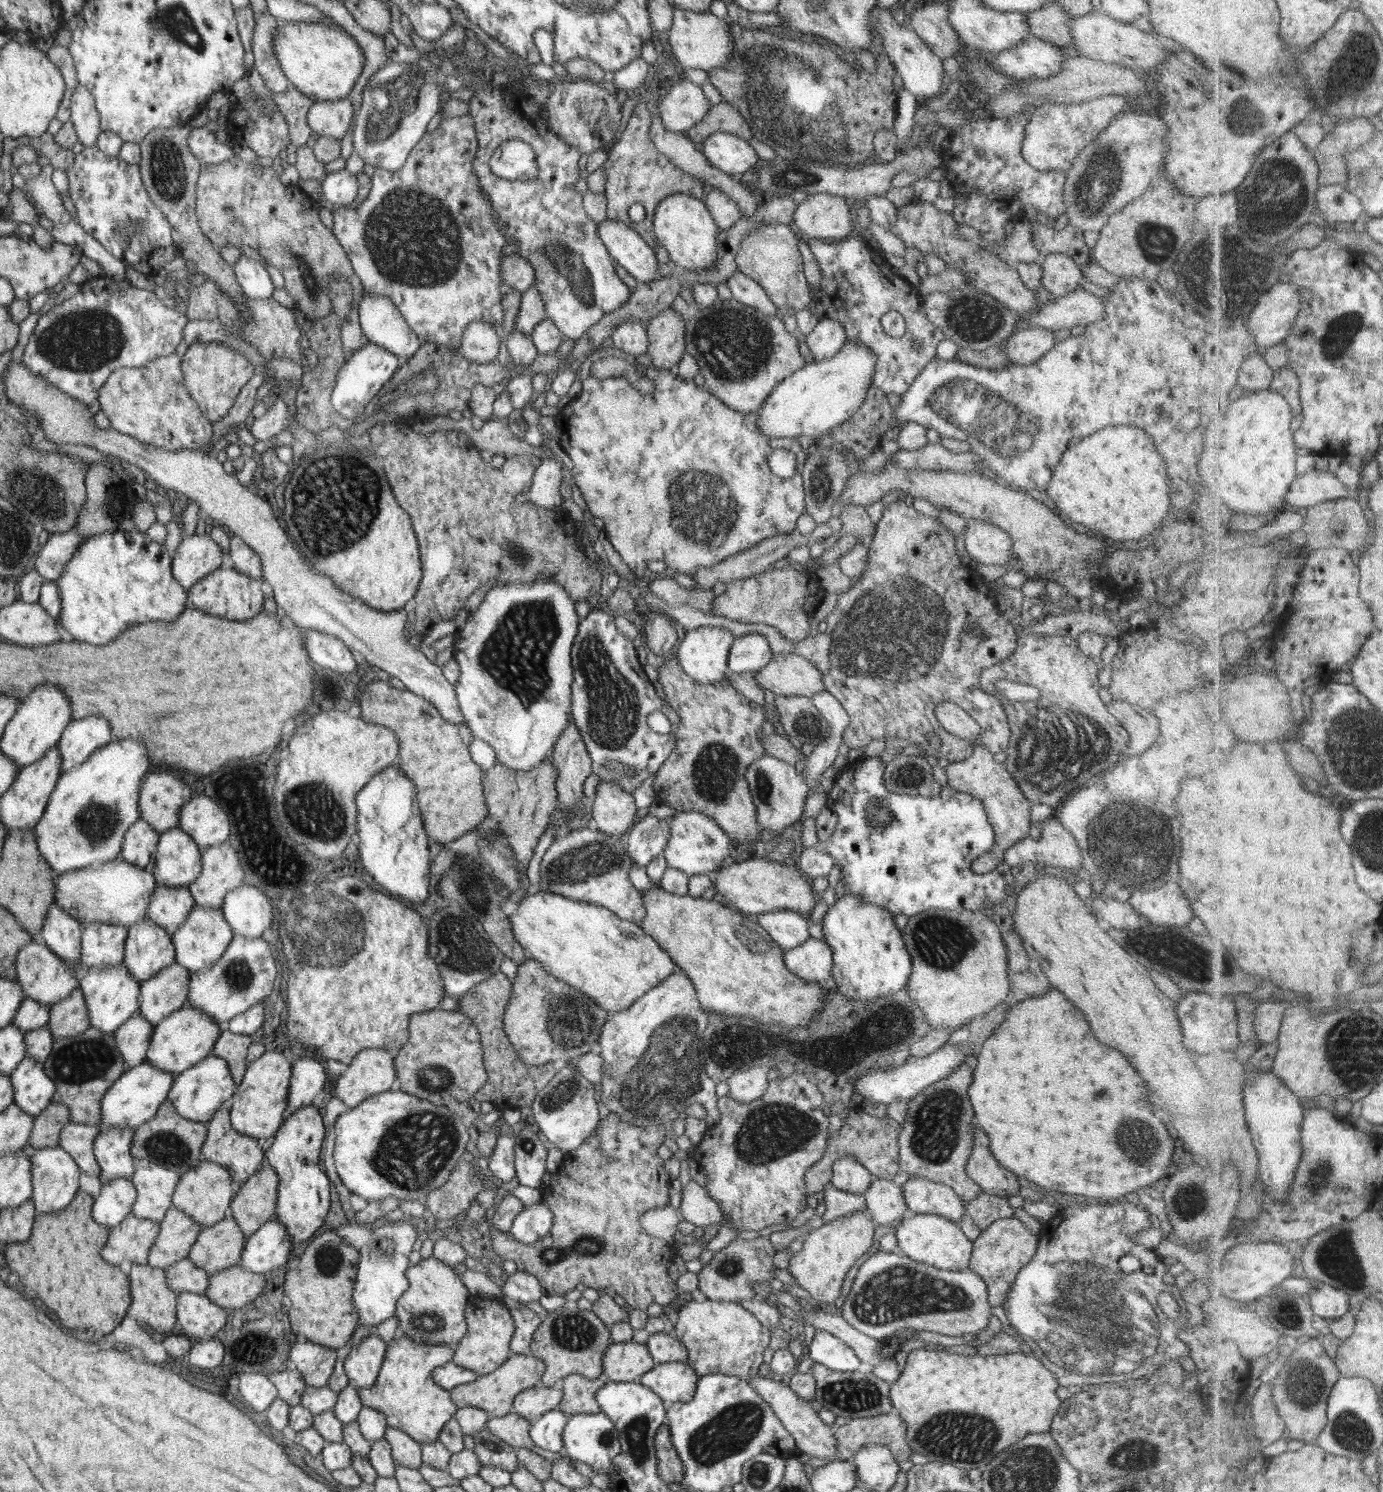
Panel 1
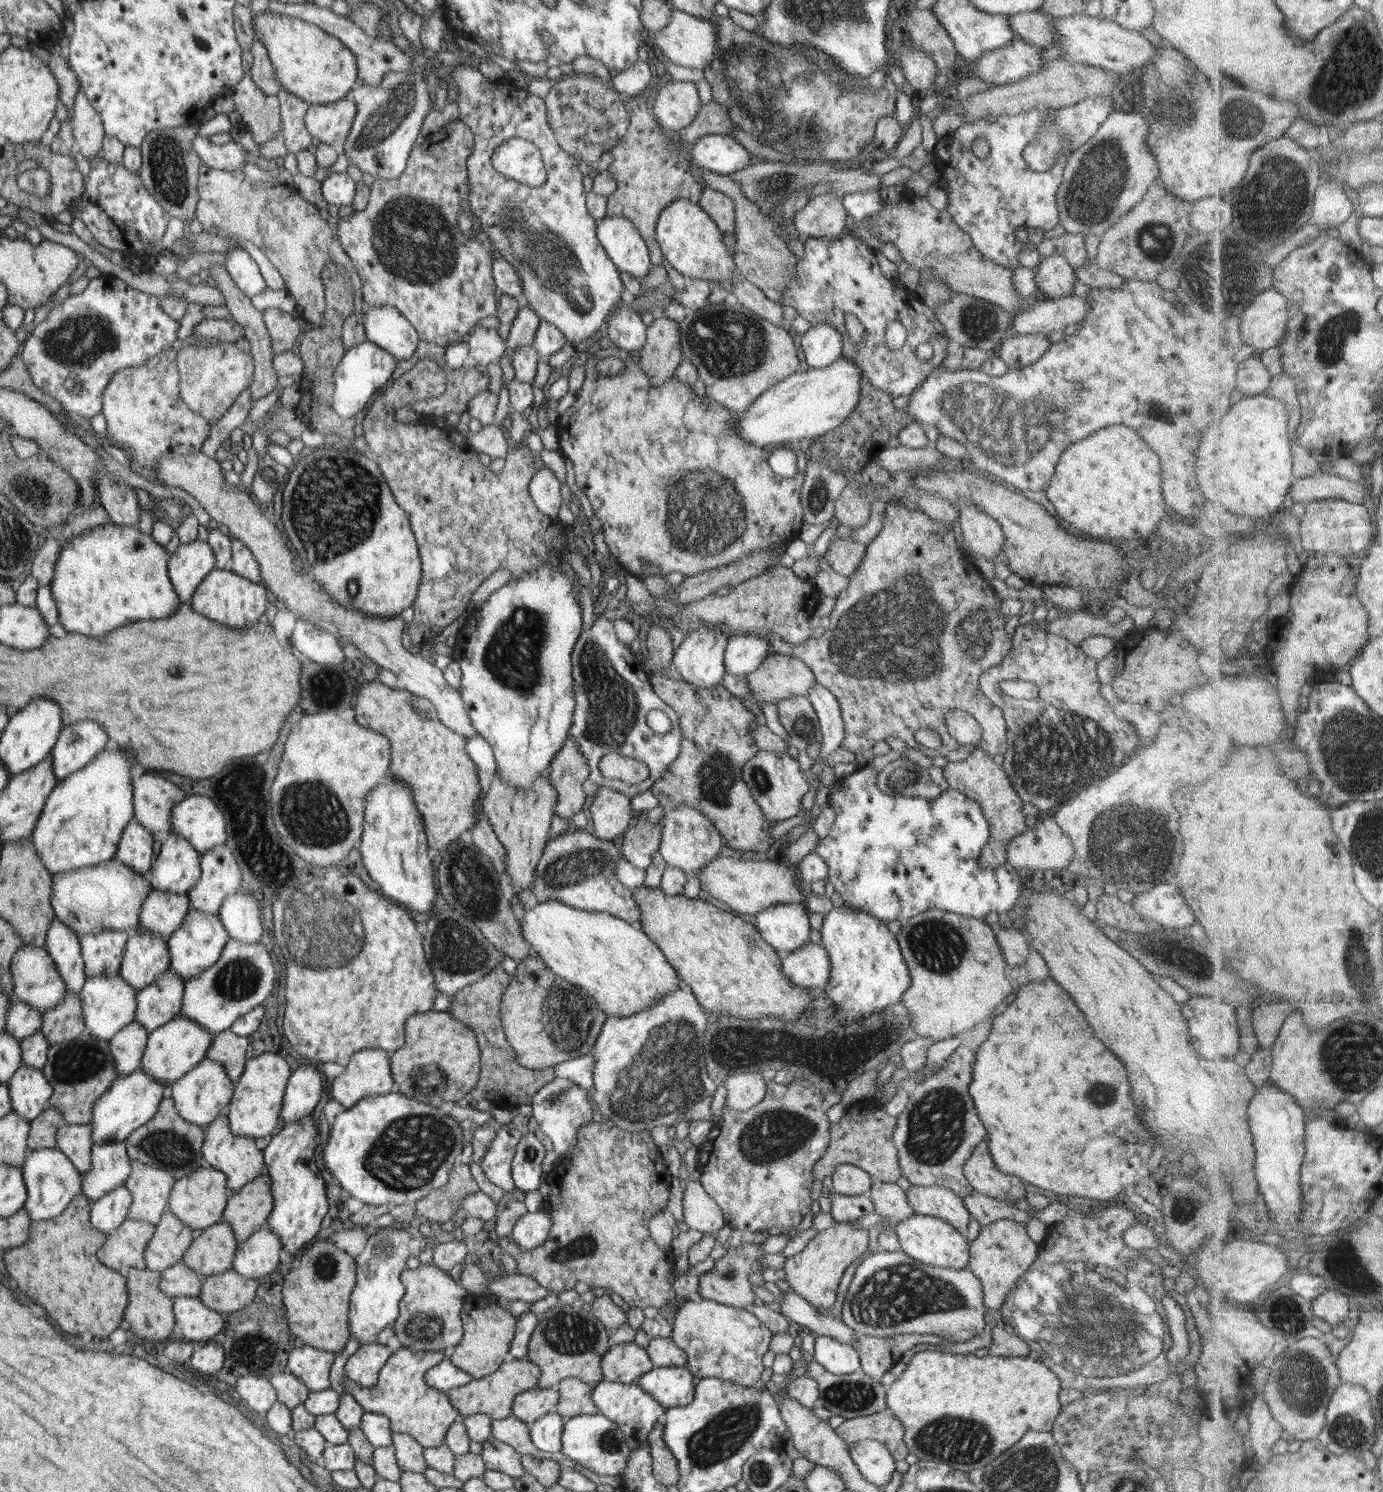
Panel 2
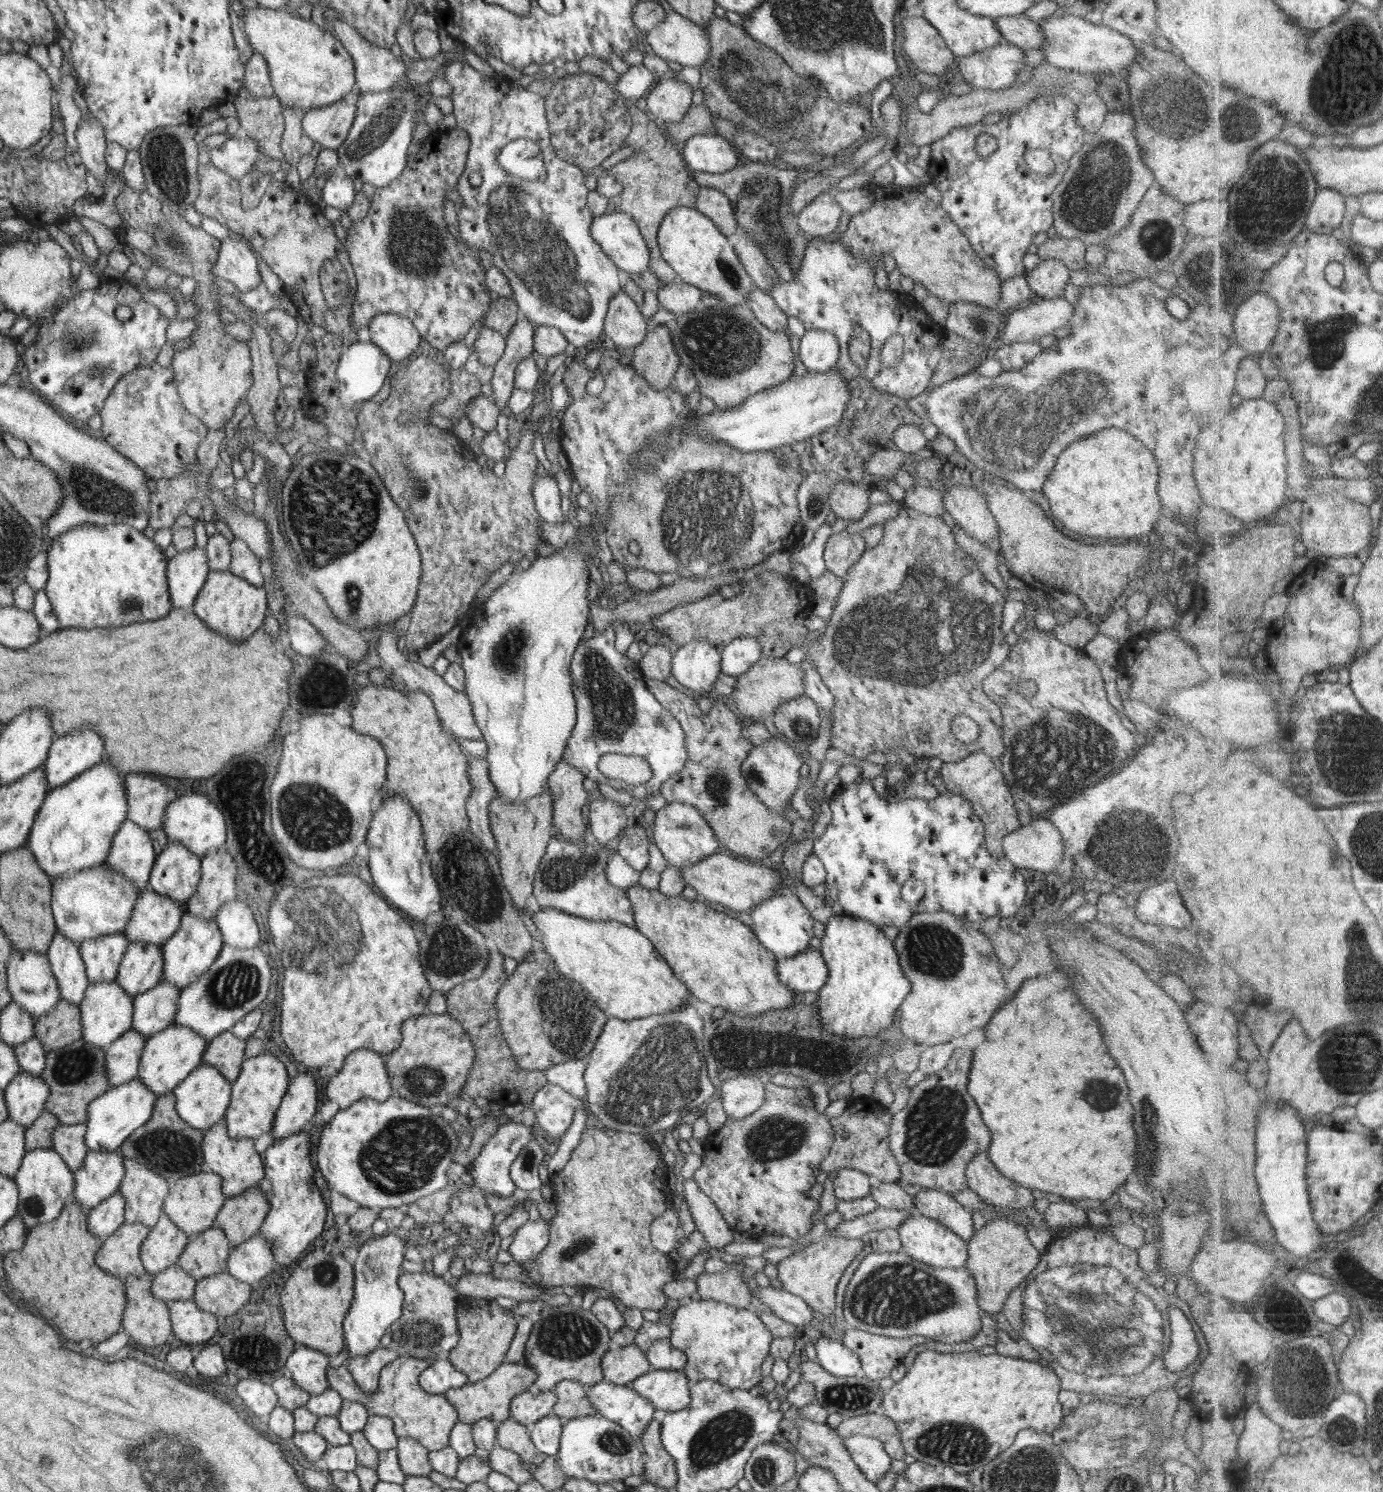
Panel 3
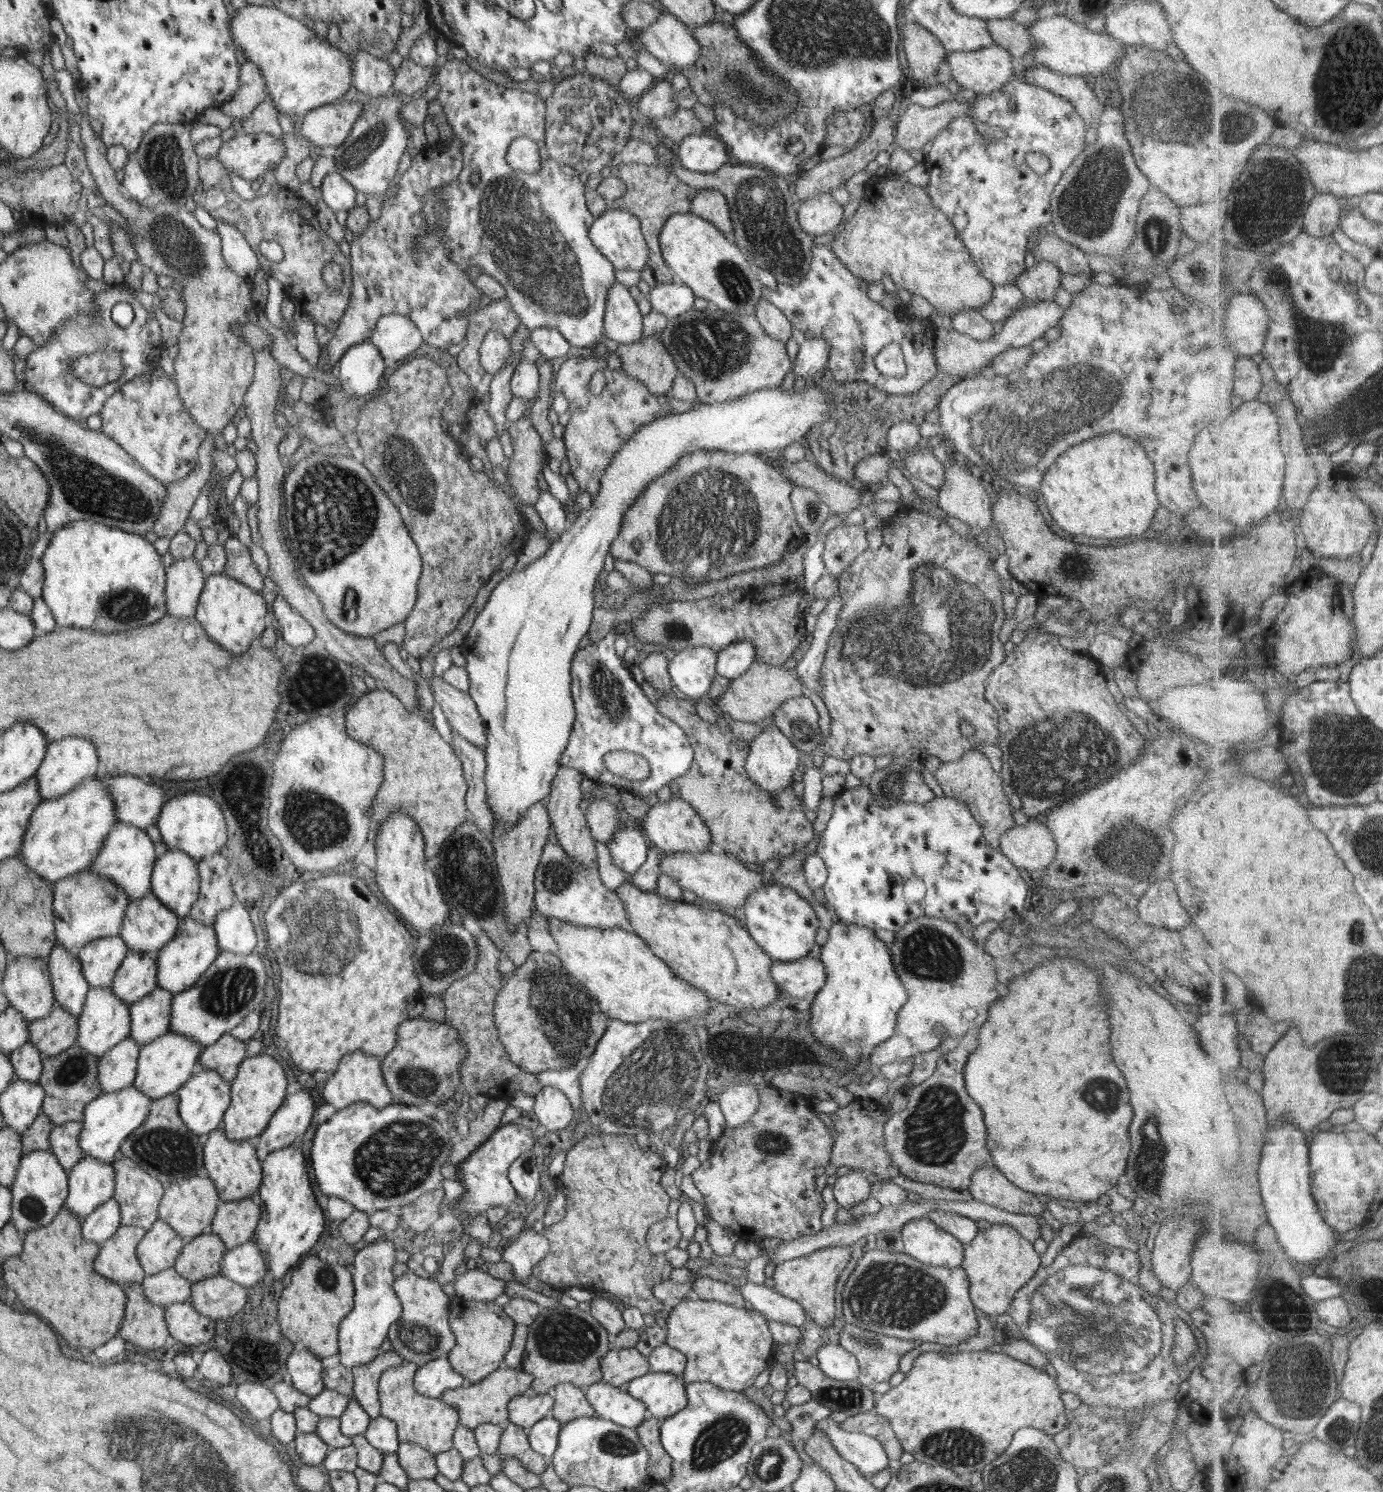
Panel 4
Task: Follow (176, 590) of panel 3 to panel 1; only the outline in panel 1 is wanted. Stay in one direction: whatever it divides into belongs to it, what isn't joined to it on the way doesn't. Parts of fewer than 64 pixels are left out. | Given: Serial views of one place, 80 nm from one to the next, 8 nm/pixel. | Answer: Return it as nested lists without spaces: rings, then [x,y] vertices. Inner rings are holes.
[[[208,534],[183,538],[174,554],[173,571],[182,588],[195,587],[205,576],[225,567],[225,553]]]

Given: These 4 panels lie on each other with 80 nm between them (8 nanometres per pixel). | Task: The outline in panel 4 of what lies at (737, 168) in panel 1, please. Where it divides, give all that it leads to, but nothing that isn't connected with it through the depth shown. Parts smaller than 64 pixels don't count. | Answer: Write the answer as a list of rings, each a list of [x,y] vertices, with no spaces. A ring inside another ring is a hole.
[[[707,133],[685,136],[675,148],[676,160],[696,175],[714,172],[733,162],[727,146]]]

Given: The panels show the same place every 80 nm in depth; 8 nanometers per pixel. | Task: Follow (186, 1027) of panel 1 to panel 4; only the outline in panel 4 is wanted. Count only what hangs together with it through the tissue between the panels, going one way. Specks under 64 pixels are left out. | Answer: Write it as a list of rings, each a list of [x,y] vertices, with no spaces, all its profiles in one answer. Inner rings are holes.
[[[169,1031],[150,1044],[141,1046],[137,1079],[134,1080],[133,1085],[139,1091],[150,1096],[152,1101],[166,1095],[172,1095],[190,1080],[190,1074],[198,1062],[198,1056],[200,1056],[200,1046],[196,1040]]]

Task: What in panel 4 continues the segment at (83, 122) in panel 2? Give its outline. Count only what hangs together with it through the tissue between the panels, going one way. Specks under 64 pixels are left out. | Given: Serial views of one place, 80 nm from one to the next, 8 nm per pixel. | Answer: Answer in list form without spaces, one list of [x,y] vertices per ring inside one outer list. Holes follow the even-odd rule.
[[[86,128],[86,130],[80,130],[80,138],[85,146],[83,151],[88,168],[99,192],[106,200],[106,204],[114,207],[121,216],[126,218],[129,230],[134,232],[134,235],[136,234],[134,248],[138,253],[140,264],[145,269],[150,268],[157,276],[170,276],[175,282],[184,286],[181,295],[186,305],[186,315],[182,322],[184,329],[177,342],[178,354],[173,359],[174,382],[178,385],[178,390],[193,419],[207,432],[218,434],[228,423],[235,421],[234,416],[238,416],[238,408],[246,404],[247,391],[254,382],[257,370],[254,348],[242,336],[238,336],[238,332],[234,332],[234,324],[239,324],[239,326],[250,324],[250,319],[246,317],[248,312],[254,310],[259,315],[262,314],[260,308],[253,305],[251,301],[251,292],[254,292],[253,279],[242,278],[225,266],[222,258],[222,236],[218,231],[210,231],[210,228],[202,227],[202,224],[198,223],[198,216],[195,216],[190,208],[159,201],[154,201],[152,207],[146,208],[146,205],[132,198],[124,198],[119,192],[120,183],[116,177],[117,171],[107,159],[108,146],[101,139],[101,134],[96,133],[92,128]]]

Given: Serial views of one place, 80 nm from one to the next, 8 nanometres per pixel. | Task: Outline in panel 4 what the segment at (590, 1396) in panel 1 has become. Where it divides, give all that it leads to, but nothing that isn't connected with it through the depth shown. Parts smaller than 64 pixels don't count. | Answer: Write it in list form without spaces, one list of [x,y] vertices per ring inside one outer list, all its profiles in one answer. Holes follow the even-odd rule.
[[[560,1383],[551,1393],[555,1398],[551,1415],[562,1424],[577,1418],[594,1417],[597,1414],[588,1402],[584,1388],[570,1383]]]

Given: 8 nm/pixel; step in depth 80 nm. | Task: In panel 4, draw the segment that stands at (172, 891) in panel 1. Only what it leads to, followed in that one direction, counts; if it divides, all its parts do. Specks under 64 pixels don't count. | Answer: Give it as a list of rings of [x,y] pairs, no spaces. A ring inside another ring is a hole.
[[[153,895],[130,903],[119,936],[134,952],[156,954],[174,938],[179,916]]]

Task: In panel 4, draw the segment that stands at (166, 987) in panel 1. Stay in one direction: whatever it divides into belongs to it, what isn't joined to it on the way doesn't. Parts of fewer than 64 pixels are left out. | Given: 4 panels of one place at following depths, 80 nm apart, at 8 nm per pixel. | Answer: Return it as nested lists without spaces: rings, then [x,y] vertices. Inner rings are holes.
[[[156,987],[148,996],[130,1006],[130,1036],[138,1046],[146,1046],[169,1032],[172,993]]]

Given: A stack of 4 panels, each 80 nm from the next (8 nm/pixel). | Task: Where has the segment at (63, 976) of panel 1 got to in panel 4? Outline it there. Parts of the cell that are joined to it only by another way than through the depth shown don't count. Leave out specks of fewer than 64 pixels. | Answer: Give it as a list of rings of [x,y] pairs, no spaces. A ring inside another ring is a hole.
[[[14,957],[5,971],[2,990],[9,1006],[16,1008],[29,1024],[49,1016],[56,1007],[53,992],[53,979],[49,973],[47,958]]]

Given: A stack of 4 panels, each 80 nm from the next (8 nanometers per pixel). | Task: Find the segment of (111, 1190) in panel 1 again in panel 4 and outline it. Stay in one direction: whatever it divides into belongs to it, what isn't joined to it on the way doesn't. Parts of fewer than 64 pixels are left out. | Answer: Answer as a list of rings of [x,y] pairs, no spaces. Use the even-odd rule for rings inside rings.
[[[112,1197],[96,1207],[94,1212],[82,1221],[83,1235],[87,1241],[94,1241],[99,1246],[117,1232],[122,1225],[122,1208]]]

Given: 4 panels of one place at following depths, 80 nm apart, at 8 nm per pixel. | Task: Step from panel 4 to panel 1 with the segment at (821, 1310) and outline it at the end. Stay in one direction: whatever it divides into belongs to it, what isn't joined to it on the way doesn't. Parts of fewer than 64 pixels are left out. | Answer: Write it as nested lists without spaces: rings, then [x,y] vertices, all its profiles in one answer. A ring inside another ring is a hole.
[[[854,1211],[834,1220],[824,1222],[820,1228],[813,1230],[802,1238],[803,1245],[801,1250],[792,1255],[788,1270],[795,1276],[796,1285],[810,1293],[812,1302],[815,1305],[826,1302],[833,1307],[834,1301],[840,1294],[848,1270],[870,1250],[875,1227],[876,1224],[870,1219],[868,1211]]]

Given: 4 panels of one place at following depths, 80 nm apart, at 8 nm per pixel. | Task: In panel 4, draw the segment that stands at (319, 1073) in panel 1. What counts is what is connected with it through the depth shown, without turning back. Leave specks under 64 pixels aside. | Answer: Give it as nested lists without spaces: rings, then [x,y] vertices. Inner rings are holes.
[[[304,1087],[286,1096],[280,1110],[270,1119],[266,1131],[256,1138],[258,1149],[272,1153],[300,1140],[310,1126],[314,1109],[310,1093]]]

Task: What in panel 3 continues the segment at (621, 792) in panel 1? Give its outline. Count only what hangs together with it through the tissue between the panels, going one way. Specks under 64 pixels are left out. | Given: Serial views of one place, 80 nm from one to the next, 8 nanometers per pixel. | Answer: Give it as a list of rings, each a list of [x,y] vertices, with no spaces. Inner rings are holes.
[[[604,795],[592,801],[588,814],[591,840],[600,845],[605,846],[607,842],[620,836],[622,829],[627,827],[627,817],[622,804]]]

